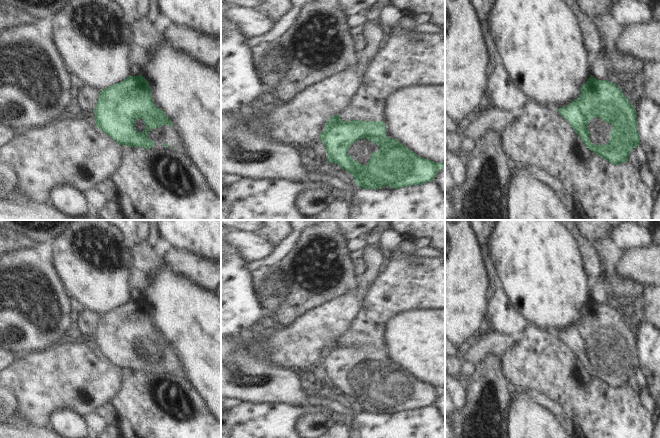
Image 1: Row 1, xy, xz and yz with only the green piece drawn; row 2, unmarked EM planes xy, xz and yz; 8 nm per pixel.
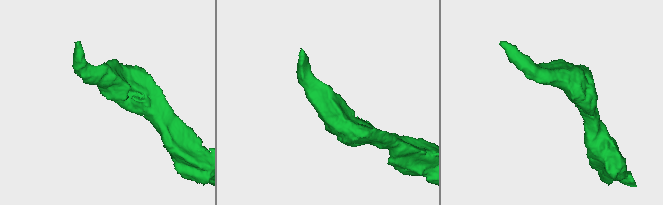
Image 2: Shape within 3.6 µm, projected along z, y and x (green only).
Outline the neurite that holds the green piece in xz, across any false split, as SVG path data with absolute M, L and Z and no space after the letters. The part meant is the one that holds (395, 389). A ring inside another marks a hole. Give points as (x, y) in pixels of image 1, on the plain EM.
M340 338L331 340L320 359L324 367L329 387L338 388L354 400L358 411L381 413L387 409L394 413L432 406L445 390L419 381L395 362L386 360L384 345L343 345Z

